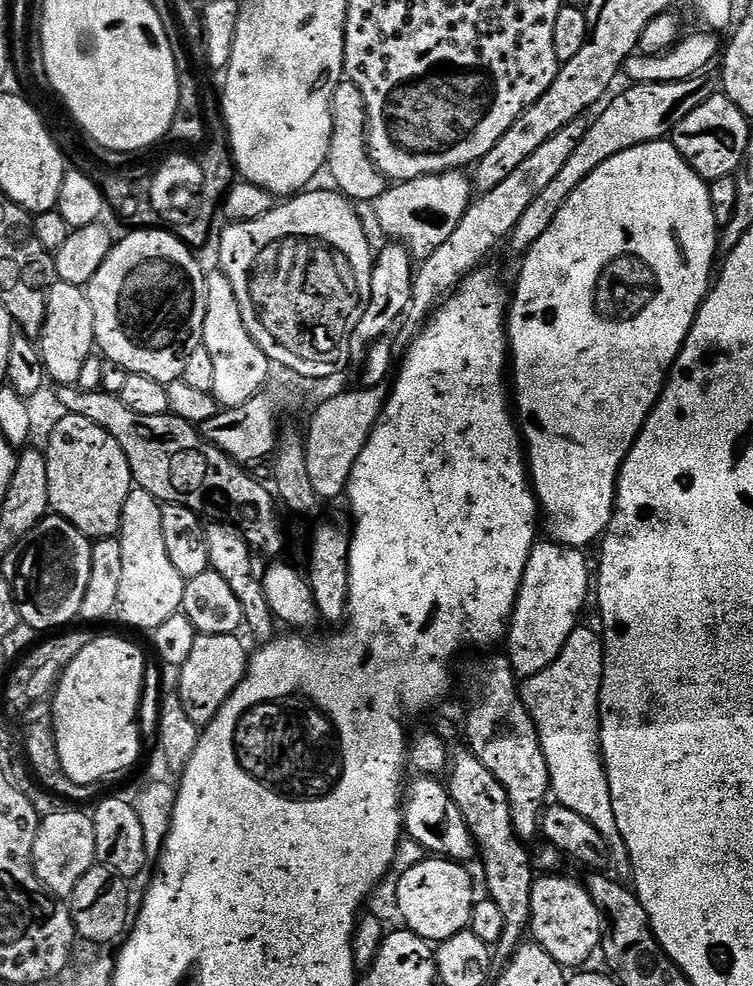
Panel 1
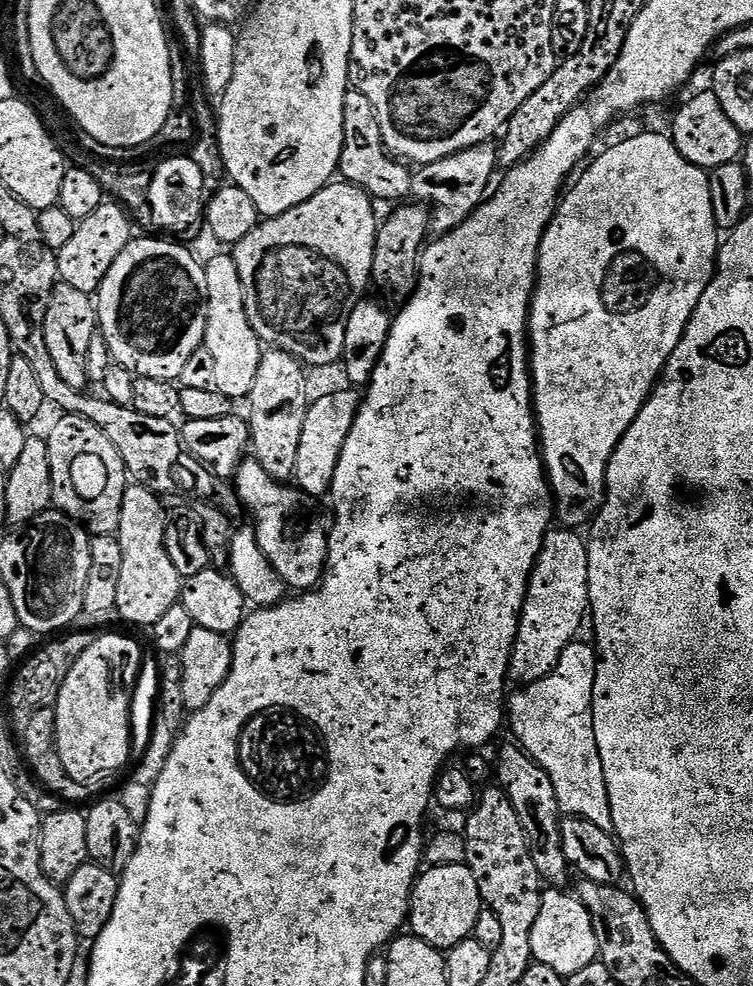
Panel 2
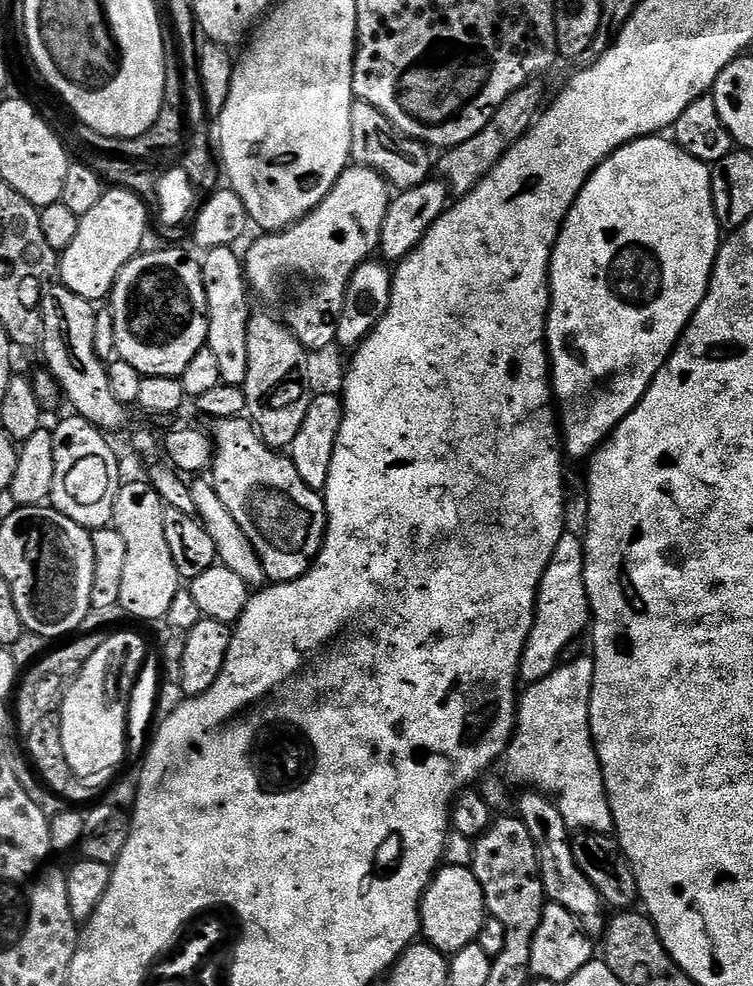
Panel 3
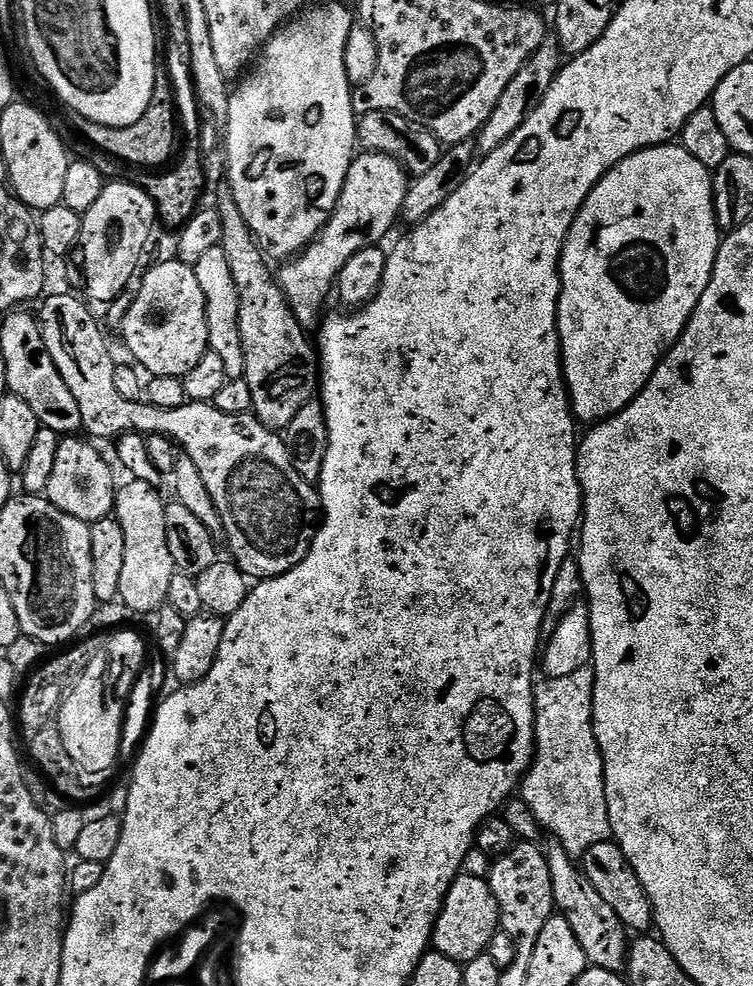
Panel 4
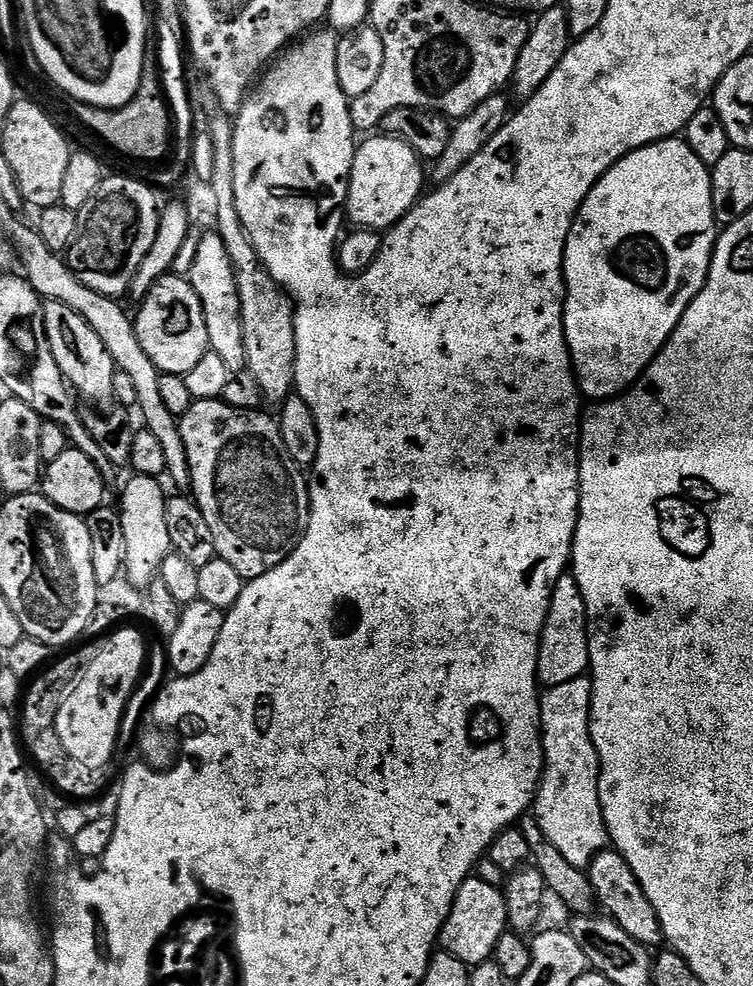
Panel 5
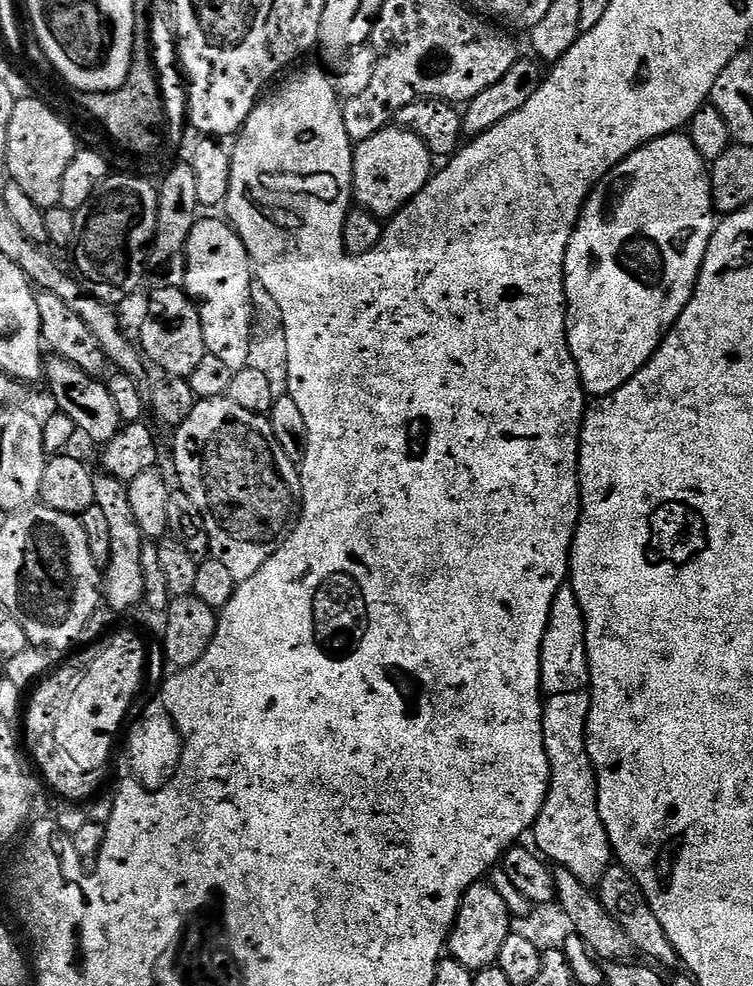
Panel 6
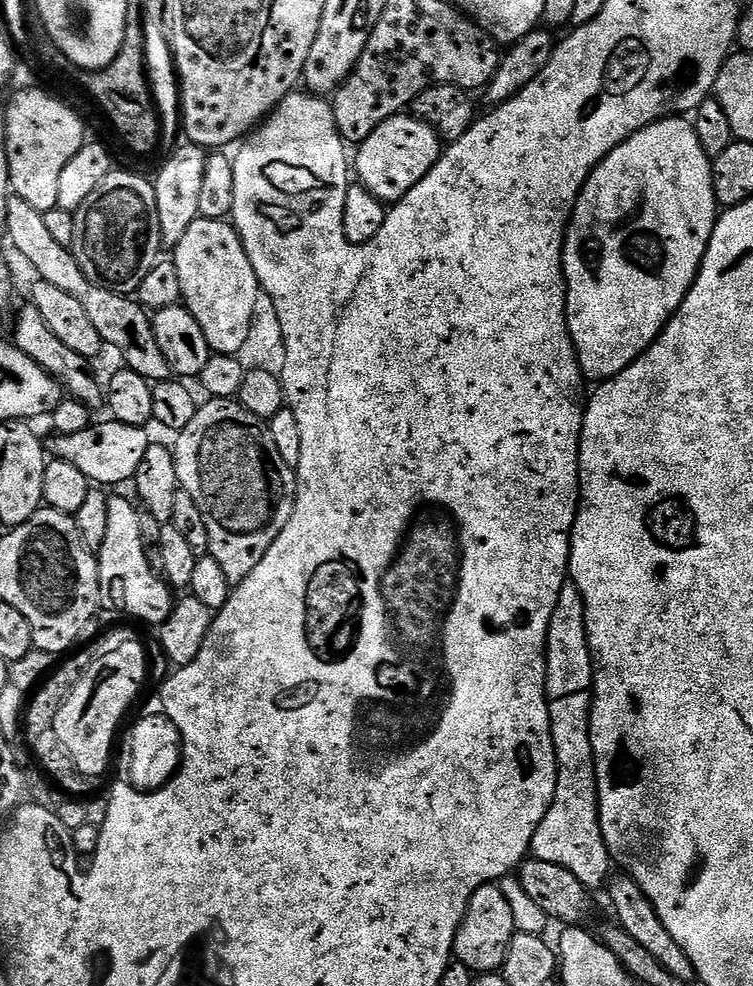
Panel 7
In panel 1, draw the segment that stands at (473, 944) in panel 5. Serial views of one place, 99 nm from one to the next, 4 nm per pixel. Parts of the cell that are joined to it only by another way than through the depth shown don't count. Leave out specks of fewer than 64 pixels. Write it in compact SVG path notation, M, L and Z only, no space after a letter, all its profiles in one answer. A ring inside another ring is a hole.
M425 858L418 866L399 873L396 884L396 908L404 919L403 927L423 940L439 942L465 931L478 899L472 889L472 876L463 863L447 858Z

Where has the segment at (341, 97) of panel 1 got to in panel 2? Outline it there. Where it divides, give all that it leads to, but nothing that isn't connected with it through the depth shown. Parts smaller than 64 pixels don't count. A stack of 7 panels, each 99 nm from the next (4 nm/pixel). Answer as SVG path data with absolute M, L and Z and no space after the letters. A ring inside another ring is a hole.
M355 90L348 91L342 106L342 130L344 141L339 175L347 183L358 186L368 193L373 201L407 201L412 196L413 169L388 151L386 142L382 138L382 126L378 126L378 114L374 110L374 105L367 100L366 94Z

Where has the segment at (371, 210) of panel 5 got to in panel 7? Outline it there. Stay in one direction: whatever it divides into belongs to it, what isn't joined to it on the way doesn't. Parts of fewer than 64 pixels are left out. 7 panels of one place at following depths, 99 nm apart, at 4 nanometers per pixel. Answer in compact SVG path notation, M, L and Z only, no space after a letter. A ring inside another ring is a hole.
M411 114L390 117L370 138L355 149L356 176L359 183L379 200L395 202L408 196L426 174L437 164L442 155L440 135L430 125Z

